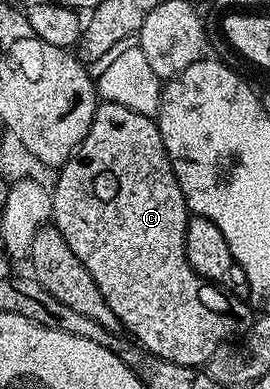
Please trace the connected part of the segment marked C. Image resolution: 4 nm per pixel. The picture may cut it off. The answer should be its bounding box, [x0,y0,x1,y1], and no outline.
[51,102,251,365]

